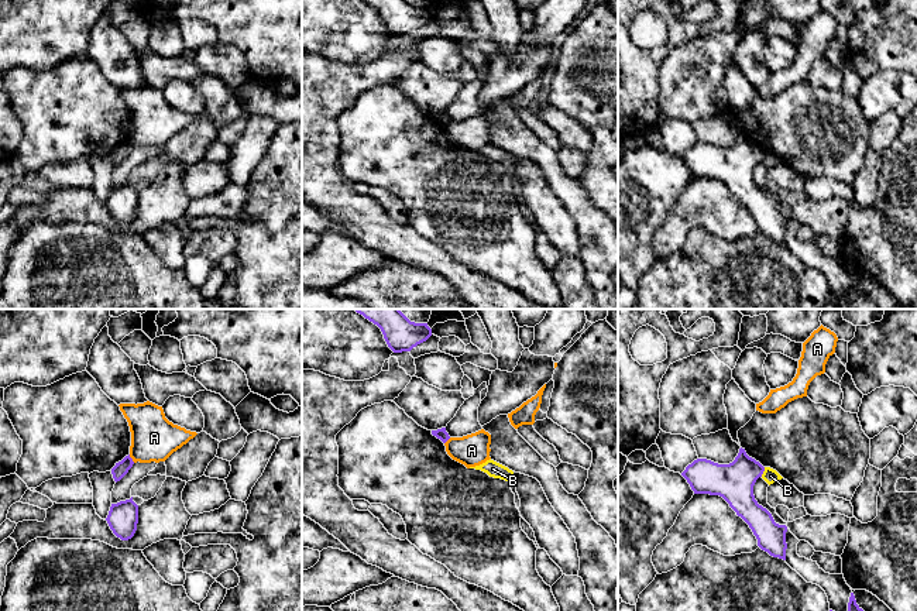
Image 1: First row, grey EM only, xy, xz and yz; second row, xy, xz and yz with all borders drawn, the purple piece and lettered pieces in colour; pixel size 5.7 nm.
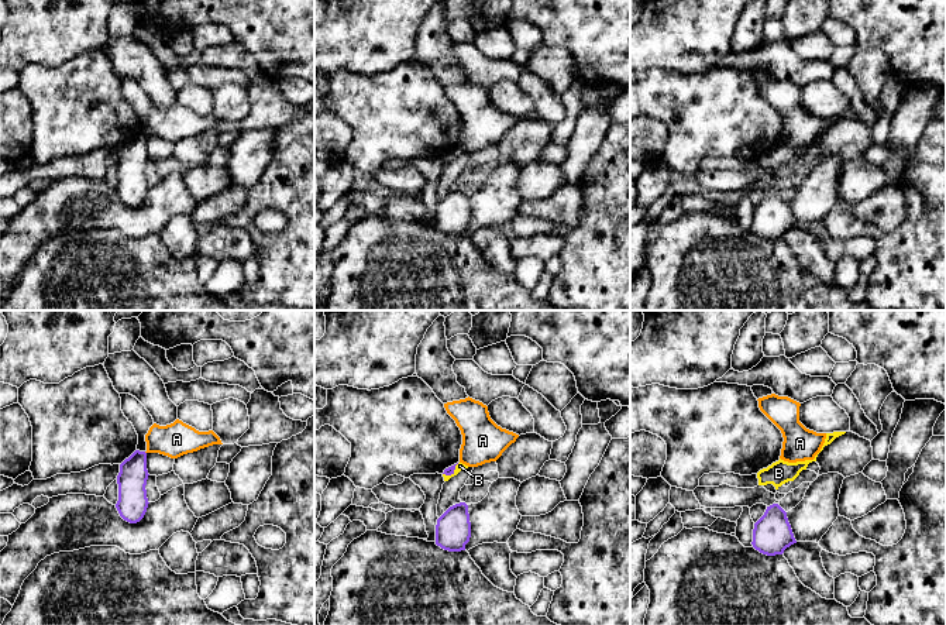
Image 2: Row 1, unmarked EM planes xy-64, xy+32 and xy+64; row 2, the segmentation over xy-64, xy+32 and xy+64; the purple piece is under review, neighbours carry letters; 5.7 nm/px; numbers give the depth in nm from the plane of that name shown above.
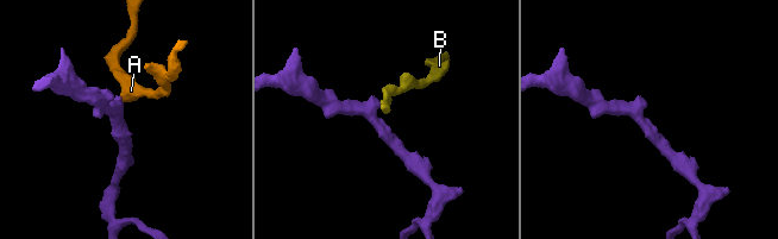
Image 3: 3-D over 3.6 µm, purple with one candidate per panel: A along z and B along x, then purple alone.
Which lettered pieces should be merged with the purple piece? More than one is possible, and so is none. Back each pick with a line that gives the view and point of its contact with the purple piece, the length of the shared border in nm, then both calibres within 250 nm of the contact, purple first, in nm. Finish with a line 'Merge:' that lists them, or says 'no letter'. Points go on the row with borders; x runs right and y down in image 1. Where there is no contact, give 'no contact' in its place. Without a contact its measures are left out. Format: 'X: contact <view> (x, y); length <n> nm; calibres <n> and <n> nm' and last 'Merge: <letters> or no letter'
Merge: no letter

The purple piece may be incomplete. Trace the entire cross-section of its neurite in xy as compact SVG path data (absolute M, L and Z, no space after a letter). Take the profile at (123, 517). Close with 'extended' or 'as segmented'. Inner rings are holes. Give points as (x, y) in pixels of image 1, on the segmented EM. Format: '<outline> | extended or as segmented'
M133 497L117 504L111 504L106 521L117 538L128 540L137 531L138 505L133 501Z | as segmented

